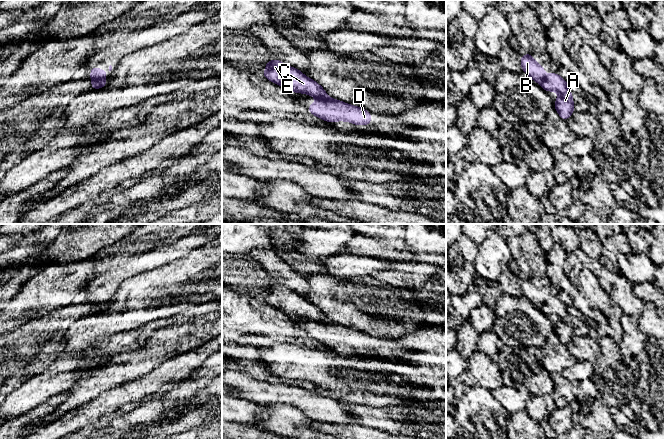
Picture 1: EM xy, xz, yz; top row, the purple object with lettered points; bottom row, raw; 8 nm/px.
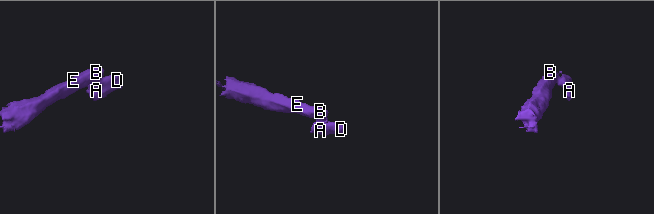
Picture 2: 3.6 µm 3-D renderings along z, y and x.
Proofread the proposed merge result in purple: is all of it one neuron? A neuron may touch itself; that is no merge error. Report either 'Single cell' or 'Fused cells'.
Fused cells

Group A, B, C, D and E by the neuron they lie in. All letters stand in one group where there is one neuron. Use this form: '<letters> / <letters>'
A D / B C E

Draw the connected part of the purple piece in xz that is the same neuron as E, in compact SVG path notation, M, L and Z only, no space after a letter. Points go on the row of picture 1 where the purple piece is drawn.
M278 59L267 61L266 70L262 75L290 92L304 93L316 98L327 96L324 88L317 82L306 77L298 69L286 66Z

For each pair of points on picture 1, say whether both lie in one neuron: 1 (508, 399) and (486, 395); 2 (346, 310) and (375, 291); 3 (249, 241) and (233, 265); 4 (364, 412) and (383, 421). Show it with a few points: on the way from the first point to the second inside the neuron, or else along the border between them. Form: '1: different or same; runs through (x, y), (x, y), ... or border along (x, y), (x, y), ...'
1: different; border along (491, 392), (491, 395), (509, 413)
2: same; runs through (353, 303), (361, 303), (368, 298)
3: different; border along (235, 256), (244, 256), (246, 258)
4: same; runs through (369, 417), (378, 417)

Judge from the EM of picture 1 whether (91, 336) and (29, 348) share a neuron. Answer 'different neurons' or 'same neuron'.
different neurons

